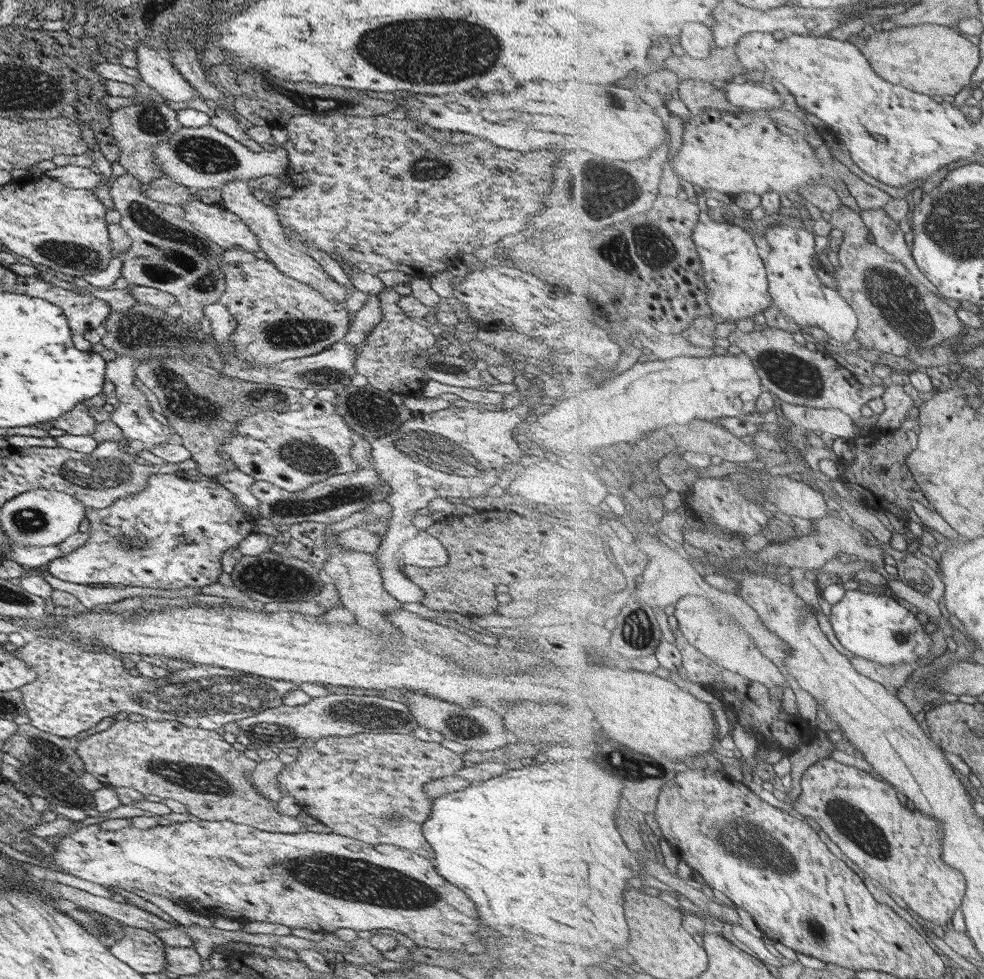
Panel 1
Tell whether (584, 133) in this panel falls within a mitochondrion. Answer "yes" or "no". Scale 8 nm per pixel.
no

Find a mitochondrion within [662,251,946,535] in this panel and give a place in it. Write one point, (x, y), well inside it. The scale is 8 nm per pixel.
(896, 296)

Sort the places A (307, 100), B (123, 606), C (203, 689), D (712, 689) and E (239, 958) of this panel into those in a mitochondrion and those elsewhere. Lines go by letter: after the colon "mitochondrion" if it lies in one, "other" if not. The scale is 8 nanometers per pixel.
A: mitochondrion
B: other
C: mitochondrion
D: other
E: other

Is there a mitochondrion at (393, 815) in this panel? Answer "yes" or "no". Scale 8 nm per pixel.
yes

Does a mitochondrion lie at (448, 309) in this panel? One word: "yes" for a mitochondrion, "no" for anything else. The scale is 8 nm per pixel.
no

